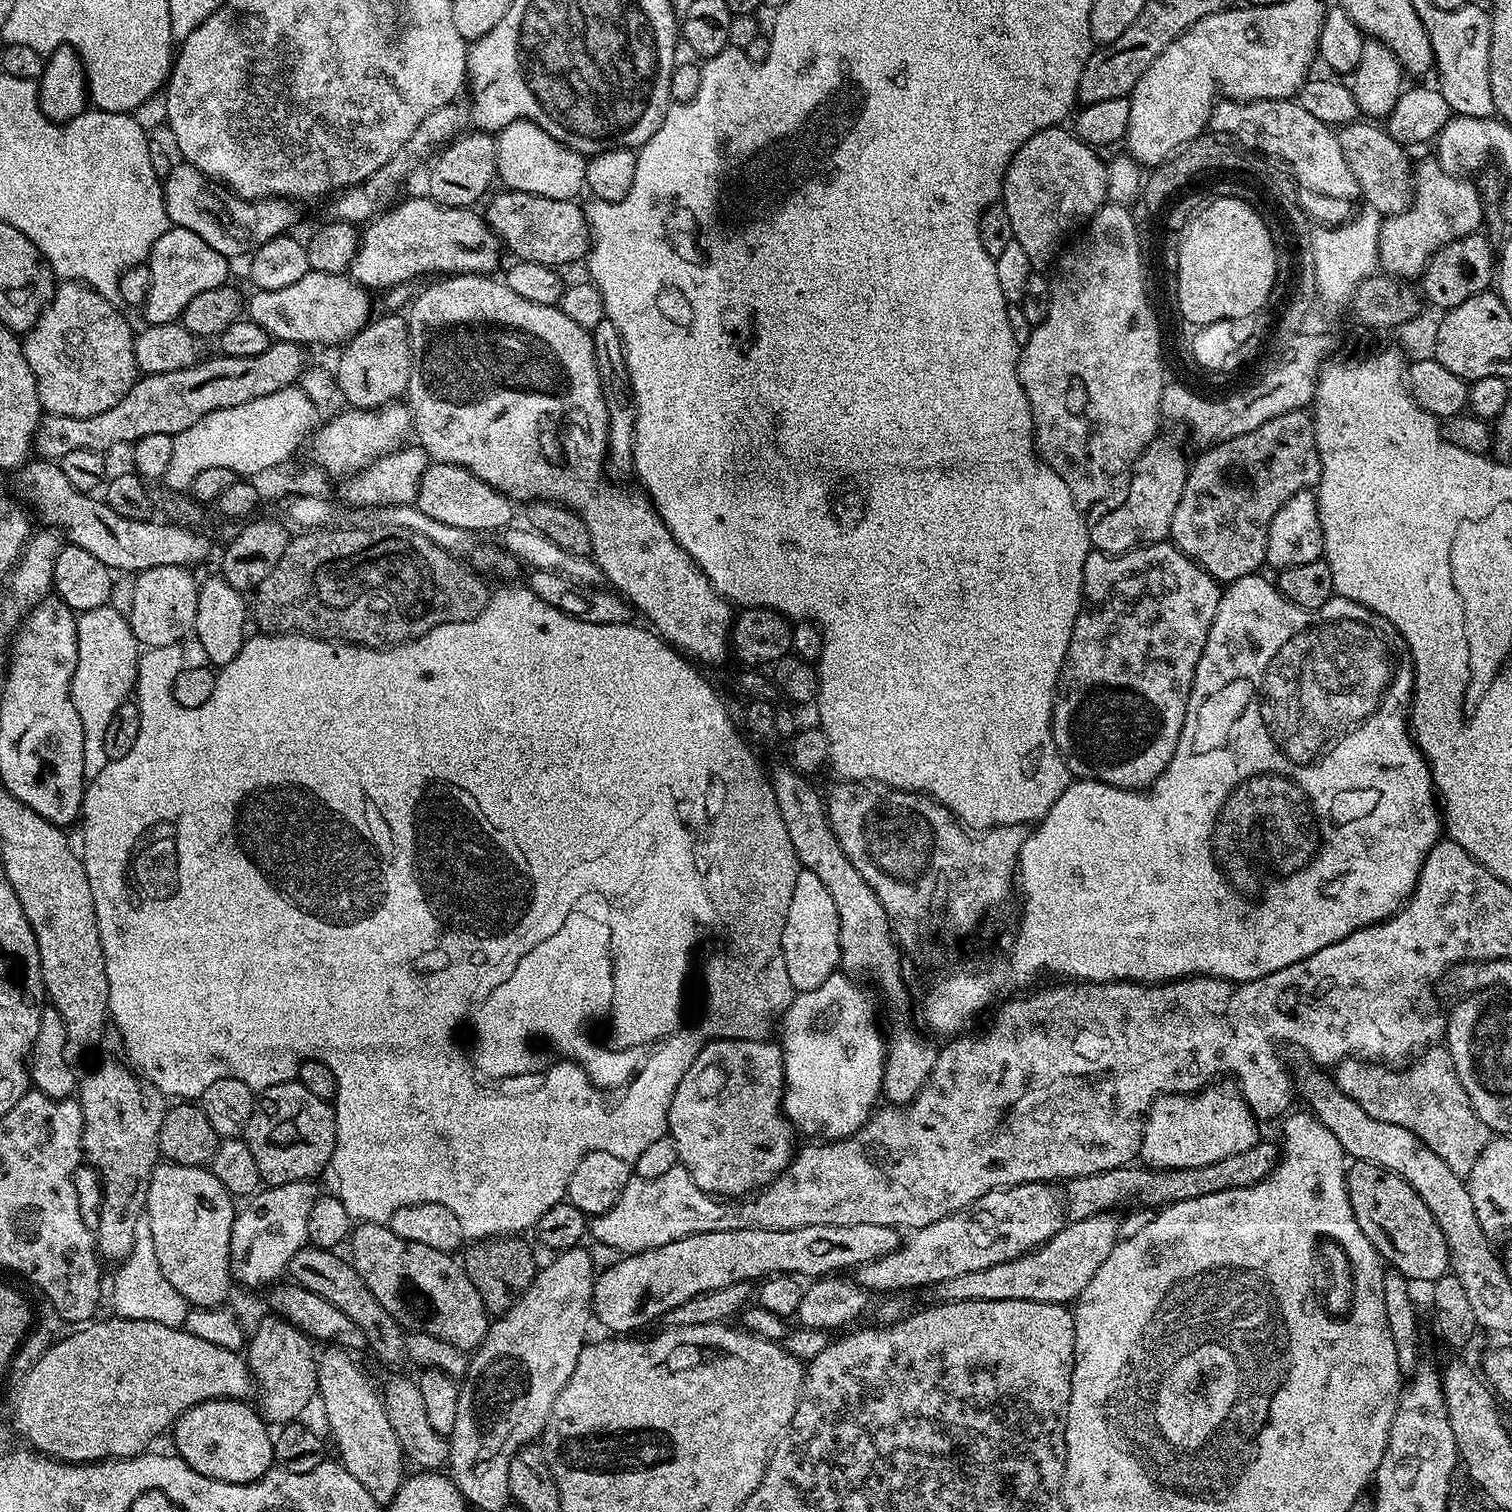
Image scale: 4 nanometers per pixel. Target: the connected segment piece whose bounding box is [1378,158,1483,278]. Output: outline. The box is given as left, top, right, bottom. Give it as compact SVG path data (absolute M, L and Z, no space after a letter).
M1435 158L1424 160L1420 165L1417 163L1411 204L1405 212L1387 217L1380 225L1379 267L1389 276L1419 277L1428 265L1429 258L1439 248L1463 236L1473 235L1481 227L1482 218L1480 195L1471 179L1447 172Z

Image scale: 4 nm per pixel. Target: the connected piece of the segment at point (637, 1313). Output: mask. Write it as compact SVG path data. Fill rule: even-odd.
M827 1224L826 1226L802 1226L801 1228L791 1228L790 1230L765 1230L764 1228L747 1228L746 1230L738 1230L737 1232L715 1232L714 1234L694 1234L693 1236L687 1236L686 1238L682 1238L678 1242L670 1242L666 1246L658 1246L657 1248L651 1248L650 1250L646 1250L645 1252L633 1252L631 1254L625 1255L618 1263L616 1263L614 1266L610 1266L609 1268L603 1269L597 1275L593 1286L592 1286L592 1310L595 1316L595 1319L597 1321L601 1320L602 1323L605 1324L606 1327L609 1328L609 1333L612 1334L632 1334L635 1332L632 1332L635 1330L635 1328L644 1328L647 1326L648 1323L651 1322L651 1320L660 1320L661 1318L664 1318L668 1311L674 1310L676 1306L680 1306L684 1302L686 1302L688 1299L694 1298L696 1295L702 1295L706 1292L718 1290L720 1287L726 1287L730 1286L732 1283L742 1283L744 1281L749 1282L756 1282L759 1281L761 1278L767 1278L770 1276L779 1276L781 1274L795 1274L797 1277L805 1278L804 1276L808 1276L807 1278L823 1278L829 1274L840 1274L843 1273L845 1270L843 1268L849 1268L849 1270L855 1270L860 1267L860 1265L865 1264L866 1262L874 1262L878 1258L882 1258L886 1254L890 1254L894 1249L899 1248L902 1243L902 1236L897 1229L891 1228L890 1226L878 1226L877 1224L859 1224L858 1226L830 1226Z

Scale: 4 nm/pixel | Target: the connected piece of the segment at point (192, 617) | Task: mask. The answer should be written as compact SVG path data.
M154 566L150 570L139 573L139 575L131 581L132 595L130 597L130 603L132 603L132 605L130 605L129 608L126 608L126 615L128 617L128 621L130 622L130 626L132 627L132 633L134 634L137 644L143 646L145 649L158 648L161 650L167 650L171 644L178 643L179 640L187 634L187 632L189 635L189 633L195 629L196 615L198 614L198 580L197 577L192 577L190 573L191 571L189 571L188 568L183 568L182 566Z

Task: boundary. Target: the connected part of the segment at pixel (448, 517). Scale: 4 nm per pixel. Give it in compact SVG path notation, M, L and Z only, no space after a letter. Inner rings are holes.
M429 463L422 474L415 505L422 510L422 514L434 518L434 522L446 522L446 526L458 526L473 534L496 531L499 533L513 523L514 504L506 494L494 490L494 486L470 474L470 470L453 464Z

